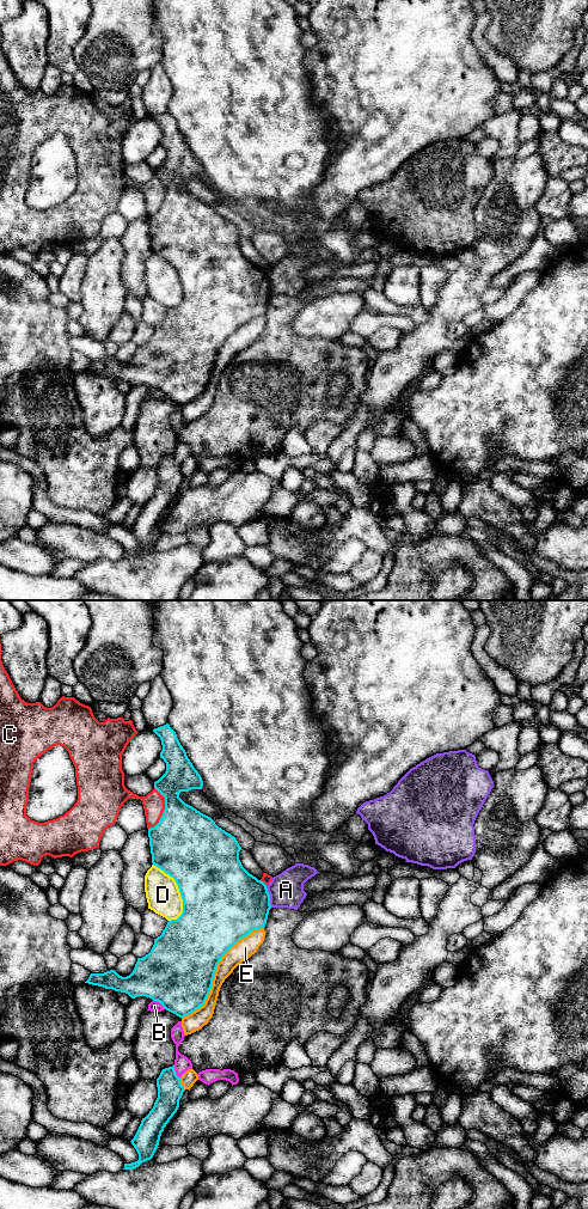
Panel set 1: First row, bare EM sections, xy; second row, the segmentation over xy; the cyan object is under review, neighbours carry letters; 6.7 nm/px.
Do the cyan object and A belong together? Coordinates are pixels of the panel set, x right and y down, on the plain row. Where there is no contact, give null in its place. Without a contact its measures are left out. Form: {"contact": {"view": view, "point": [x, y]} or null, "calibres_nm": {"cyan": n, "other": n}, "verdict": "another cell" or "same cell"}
{"contact": {"view": "xy", "point": [269, 285]}, "calibres_nm": {"cyan": 460, "other": 240}, "verdict": "another cell"}

